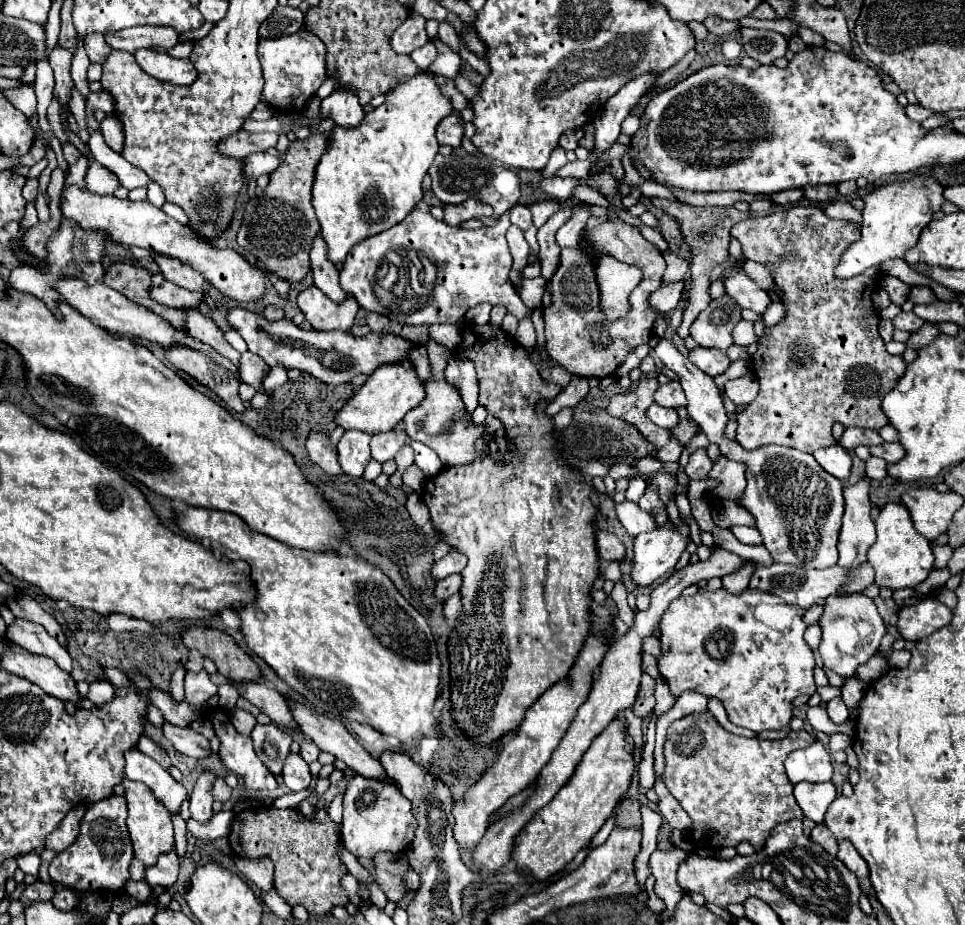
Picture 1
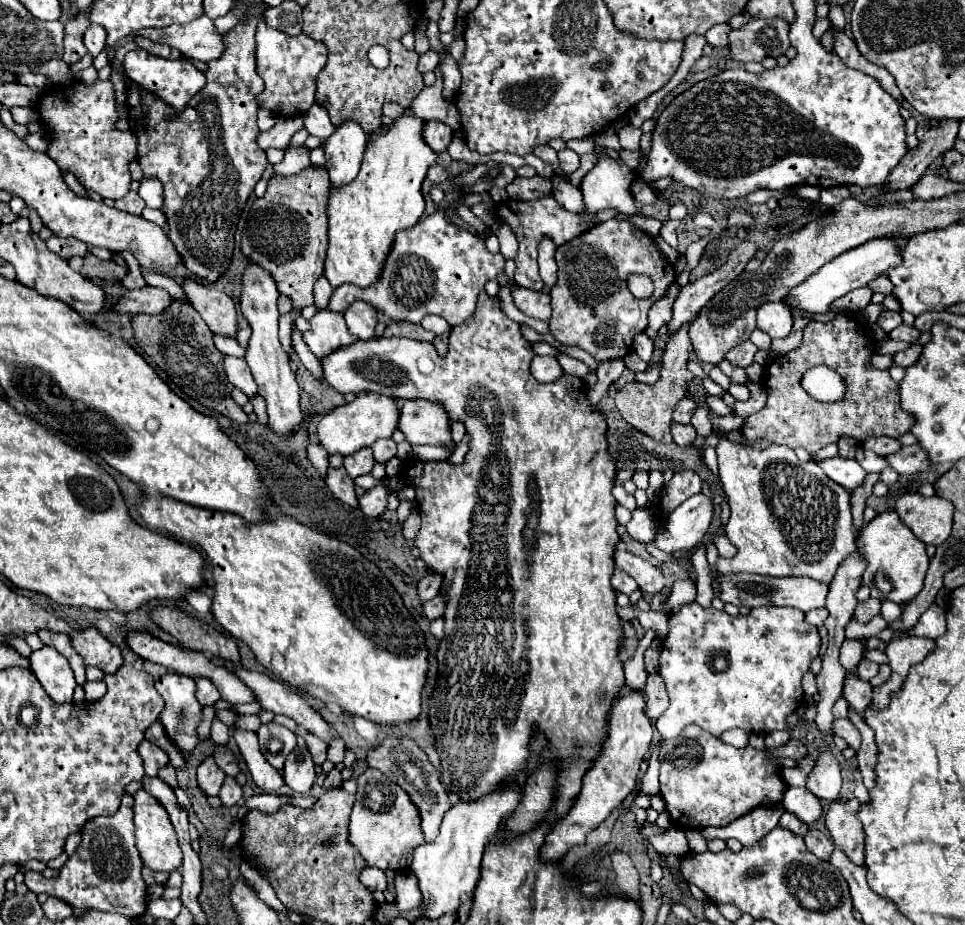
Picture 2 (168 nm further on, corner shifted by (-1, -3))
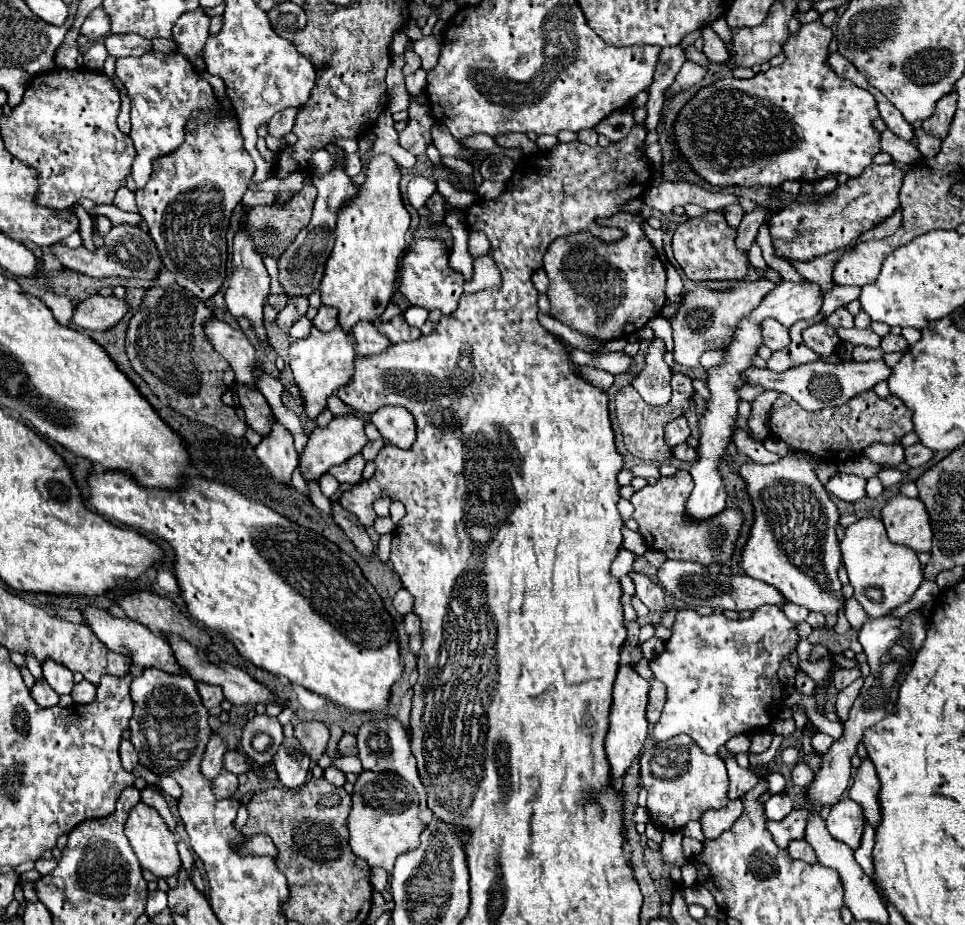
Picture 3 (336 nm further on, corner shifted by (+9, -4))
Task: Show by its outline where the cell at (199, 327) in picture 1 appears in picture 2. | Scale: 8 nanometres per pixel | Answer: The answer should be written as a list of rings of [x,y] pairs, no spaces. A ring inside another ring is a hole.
[[[222,354],[222,364],[224,364],[224,370],[226,370],[228,380],[236,388],[240,388],[250,398],[256,396],[256,382],[252,380],[252,372],[250,372],[250,368],[248,368],[248,364],[246,364],[244,358]]]

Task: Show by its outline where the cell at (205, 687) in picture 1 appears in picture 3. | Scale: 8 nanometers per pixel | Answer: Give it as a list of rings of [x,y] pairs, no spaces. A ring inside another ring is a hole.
[[[198,683],[198,693],[200,693],[200,697],[202,697],[202,701],[204,701],[204,705],[206,705],[208,709],[212,709],[212,707],[220,705],[220,703],[222,703],[222,699],[224,699],[222,687],[216,687],[216,685]]]

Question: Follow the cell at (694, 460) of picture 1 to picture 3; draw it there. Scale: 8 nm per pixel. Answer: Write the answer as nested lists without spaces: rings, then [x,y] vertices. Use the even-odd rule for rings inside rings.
[[[680,469],[672,477],[660,477],[658,483],[646,485],[642,491],[636,491],[630,499],[634,505],[632,519],[640,525],[640,535],[644,537],[646,545],[650,549],[662,551],[668,559],[682,559],[682,561],[694,561],[700,565],[726,565],[732,559],[734,543],[738,539],[738,531],[744,523],[744,517],[740,509],[726,507],[720,511],[714,519],[708,521],[694,521],[686,515],[686,501],[692,493],[694,481],[692,475],[684,469]]]

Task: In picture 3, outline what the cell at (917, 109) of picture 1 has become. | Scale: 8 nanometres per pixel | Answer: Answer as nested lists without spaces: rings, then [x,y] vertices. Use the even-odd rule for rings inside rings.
[[[888,129],[880,133],[880,151],[888,153],[894,161],[898,161],[898,163],[902,163],[906,167],[914,165],[922,157],[920,151],[914,145],[910,145],[908,141],[896,139],[892,133],[888,133]]]

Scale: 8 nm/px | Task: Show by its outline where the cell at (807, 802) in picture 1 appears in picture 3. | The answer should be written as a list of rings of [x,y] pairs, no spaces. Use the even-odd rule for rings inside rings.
[[[770,795],[770,799],[766,801],[766,817],[772,821],[784,819],[792,809],[794,805],[788,795]]]

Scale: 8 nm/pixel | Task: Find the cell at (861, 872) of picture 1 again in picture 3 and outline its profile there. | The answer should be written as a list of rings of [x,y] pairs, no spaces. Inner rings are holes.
[[[844,797],[838,805],[832,807],[826,825],[838,841],[844,841],[852,849],[856,849],[860,845],[864,829],[864,809],[856,801]]]

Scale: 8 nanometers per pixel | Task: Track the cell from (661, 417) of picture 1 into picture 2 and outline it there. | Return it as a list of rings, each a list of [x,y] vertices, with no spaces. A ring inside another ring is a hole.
[[[672,422],[670,428],[672,428],[674,442],[676,442],[678,446],[690,446],[692,440],[696,438],[696,430],[694,430],[692,424],[676,424],[676,422]]]

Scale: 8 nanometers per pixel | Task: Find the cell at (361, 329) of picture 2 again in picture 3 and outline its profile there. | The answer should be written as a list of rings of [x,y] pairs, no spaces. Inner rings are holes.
[[[360,321],[358,325],[354,325],[352,337],[356,341],[358,355],[376,355],[390,347],[390,341],[376,329],[376,325],[370,325],[368,321]]]

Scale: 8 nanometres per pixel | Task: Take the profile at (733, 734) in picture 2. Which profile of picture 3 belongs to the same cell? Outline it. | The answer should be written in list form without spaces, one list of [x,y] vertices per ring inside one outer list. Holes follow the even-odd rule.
[[[734,757],[726,759],[726,769],[728,769],[728,799],[730,801],[740,799],[746,791],[750,791],[750,787],[758,783],[758,777],[748,769],[740,769]]]

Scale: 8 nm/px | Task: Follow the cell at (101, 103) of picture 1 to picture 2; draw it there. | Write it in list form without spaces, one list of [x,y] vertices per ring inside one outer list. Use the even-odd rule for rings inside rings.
[[[96,80],[92,86],[76,82],[72,88],[56,88],[44,92],[36,102],[46,136],[54,138],[46,154],[56,160],[62,170],[70,170],[80,184],[98,192],[102,198],[122,198],[132,182],[128,164],[136,160],[136,138],[132,132],[120,132],[116,128],[118,112],[114,84],[110,80]]]

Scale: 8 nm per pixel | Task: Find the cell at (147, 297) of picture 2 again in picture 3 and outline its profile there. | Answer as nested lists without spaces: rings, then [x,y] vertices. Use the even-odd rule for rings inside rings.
[[[90,295],[78,303],[72,323],[86,331],[108,331],[128,313],[128,303],[116,297]]]

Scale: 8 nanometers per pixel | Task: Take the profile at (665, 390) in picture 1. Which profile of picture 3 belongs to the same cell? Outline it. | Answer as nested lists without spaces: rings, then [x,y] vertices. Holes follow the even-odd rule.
[[[678,417],[678,419],[670,421],[670,425],[666,425],[664,439],[666,439],[666,443],[670,445],[670,449],[674,449],[676,445],[684,443],[688,435],[690,435],[690,429],[688,429],[686,419],[684,419],[684,417]]]

